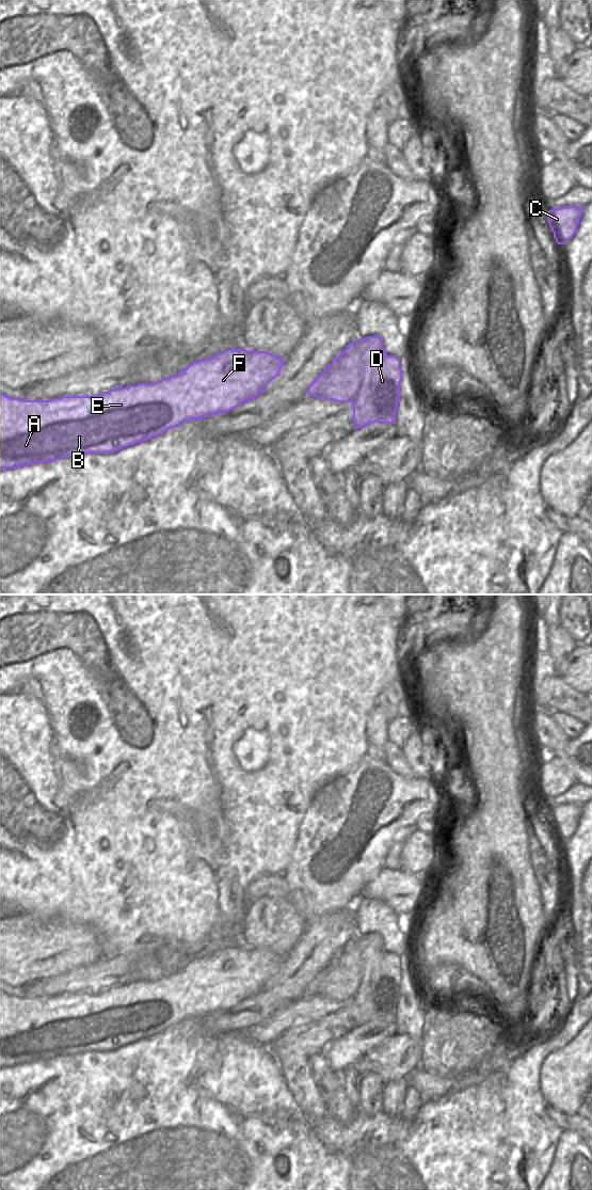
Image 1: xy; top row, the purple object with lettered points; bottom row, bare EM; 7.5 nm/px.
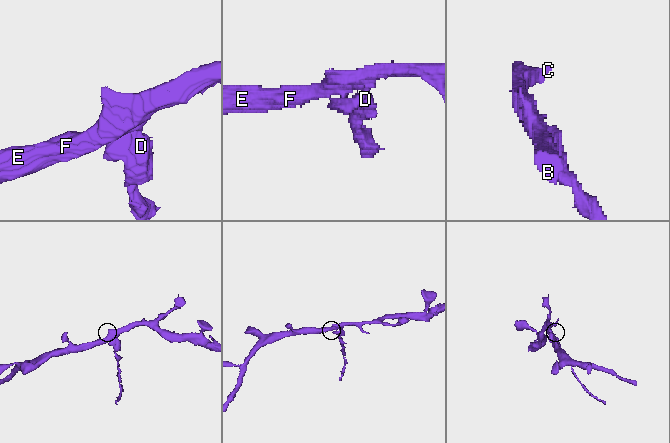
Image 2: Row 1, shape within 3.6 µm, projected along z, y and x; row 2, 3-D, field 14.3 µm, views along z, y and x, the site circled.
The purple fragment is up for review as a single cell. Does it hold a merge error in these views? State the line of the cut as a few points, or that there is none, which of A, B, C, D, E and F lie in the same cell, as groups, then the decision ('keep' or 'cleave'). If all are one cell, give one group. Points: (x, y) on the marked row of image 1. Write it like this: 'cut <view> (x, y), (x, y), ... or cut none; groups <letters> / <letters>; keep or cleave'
cut xy (384, 352), (379, 361), (364, 365), (364, 379), (352, 401); groups A B C E F / D; cleave

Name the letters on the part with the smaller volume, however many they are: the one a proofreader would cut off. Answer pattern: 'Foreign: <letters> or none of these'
Foreign: D

